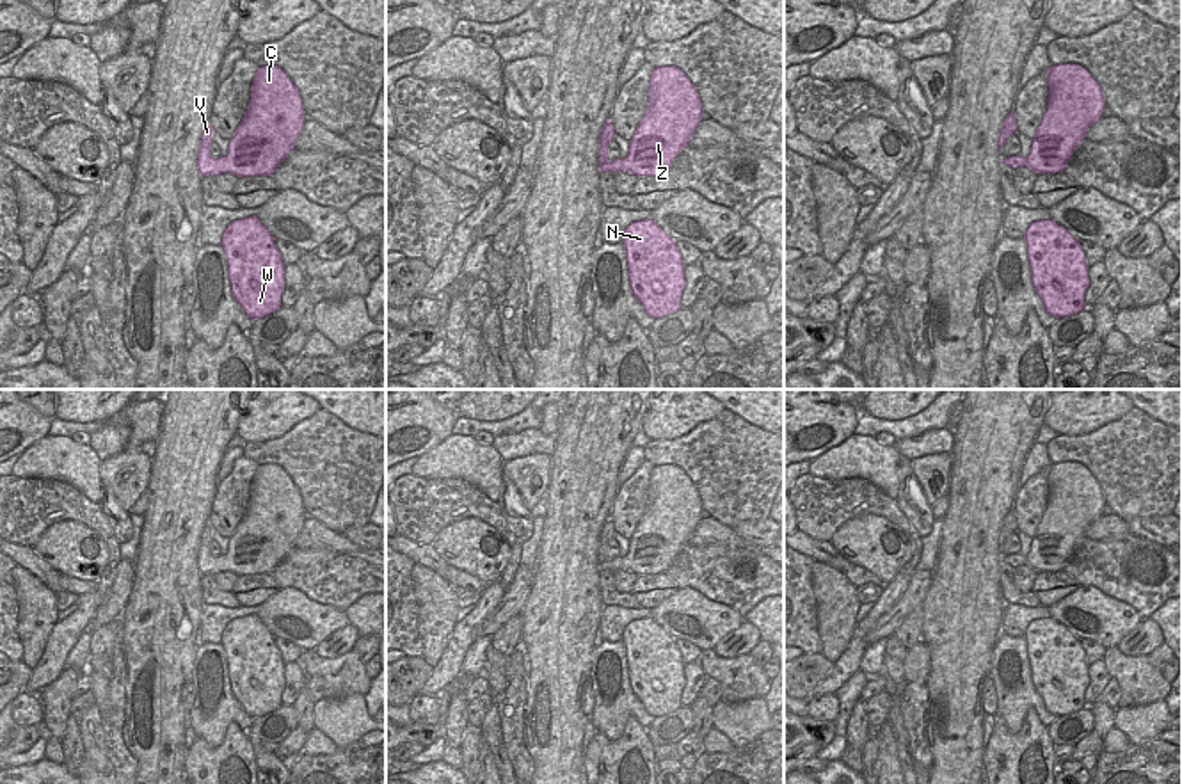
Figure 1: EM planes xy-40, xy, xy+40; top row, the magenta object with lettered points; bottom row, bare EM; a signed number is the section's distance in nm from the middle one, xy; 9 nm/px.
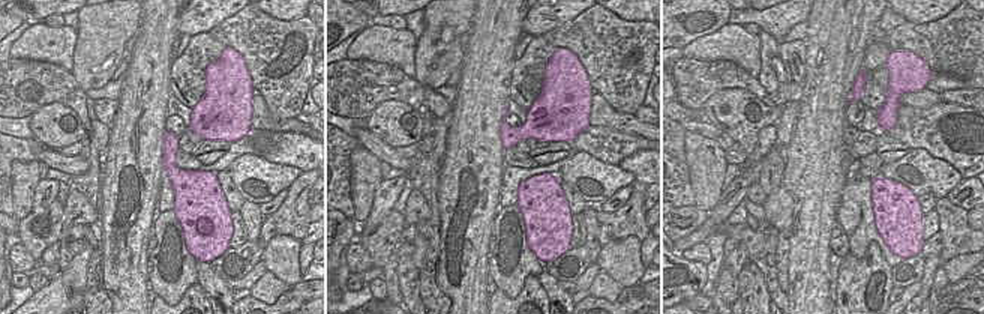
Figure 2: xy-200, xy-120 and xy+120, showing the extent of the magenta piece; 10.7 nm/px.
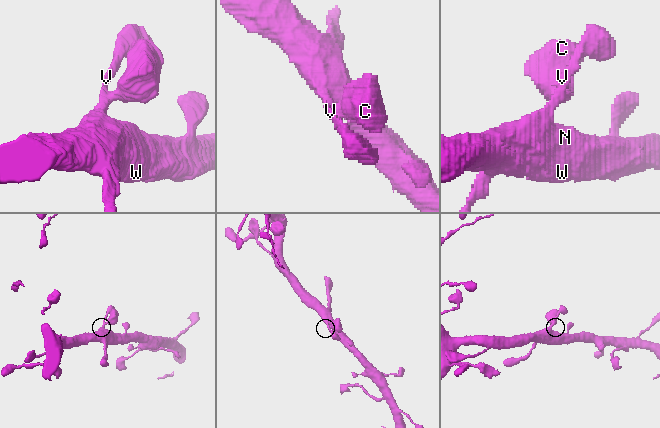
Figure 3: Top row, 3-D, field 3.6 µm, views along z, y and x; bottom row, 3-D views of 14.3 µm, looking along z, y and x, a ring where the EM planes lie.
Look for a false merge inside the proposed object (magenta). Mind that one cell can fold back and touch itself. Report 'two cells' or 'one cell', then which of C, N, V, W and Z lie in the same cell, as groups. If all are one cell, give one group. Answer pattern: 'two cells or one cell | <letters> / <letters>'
one cell | C N V W Z

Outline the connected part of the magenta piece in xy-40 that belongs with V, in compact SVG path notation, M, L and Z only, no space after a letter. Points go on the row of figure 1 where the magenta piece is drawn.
M279 66L258 68L247 112L229 139L226 156L210 156L215 130L206 123L197 153L199 174L272 176L295 149L304 114L300 94L290 76Z

